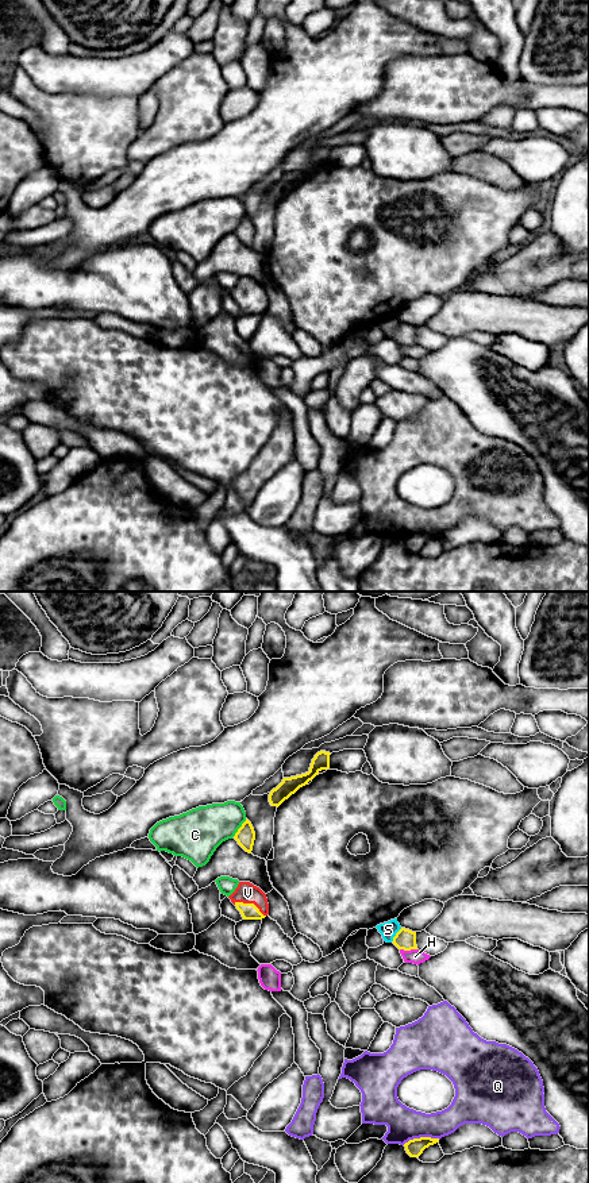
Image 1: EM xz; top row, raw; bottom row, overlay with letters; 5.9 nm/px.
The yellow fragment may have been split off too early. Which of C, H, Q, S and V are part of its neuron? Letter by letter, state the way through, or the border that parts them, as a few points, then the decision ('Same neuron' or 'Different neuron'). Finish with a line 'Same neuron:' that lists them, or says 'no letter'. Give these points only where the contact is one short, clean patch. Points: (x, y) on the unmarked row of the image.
C: Different neuron
H: Different neuron
Q: Different neuron
S: Different neuron
V: Path across: xz (249, 305), (250, 299), (247, 288). Same neuron
Same neuron: V

